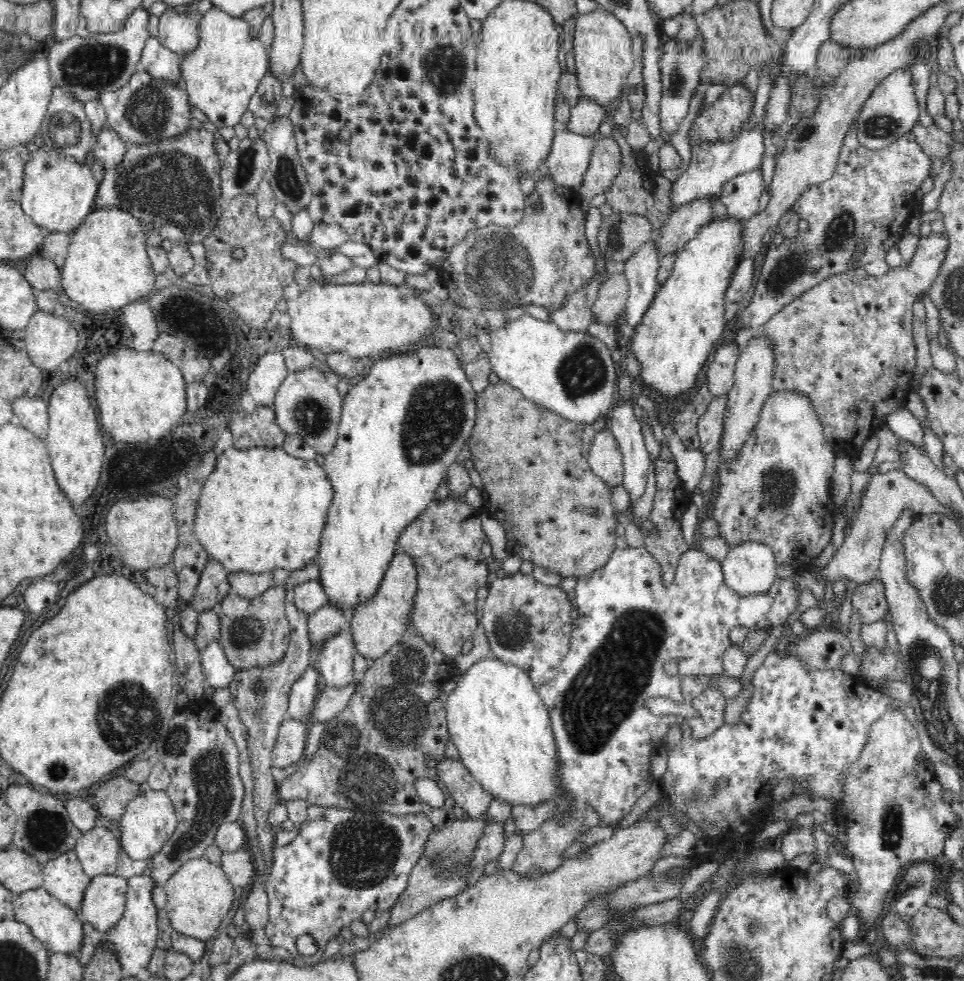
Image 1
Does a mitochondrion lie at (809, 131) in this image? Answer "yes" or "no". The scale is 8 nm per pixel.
yes

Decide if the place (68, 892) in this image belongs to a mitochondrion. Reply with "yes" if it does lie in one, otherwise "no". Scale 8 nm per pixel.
no

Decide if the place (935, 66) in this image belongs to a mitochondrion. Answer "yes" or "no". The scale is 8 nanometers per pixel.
no

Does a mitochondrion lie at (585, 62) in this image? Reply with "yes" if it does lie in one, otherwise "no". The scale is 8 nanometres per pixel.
no

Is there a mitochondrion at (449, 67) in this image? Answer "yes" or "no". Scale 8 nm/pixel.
yes

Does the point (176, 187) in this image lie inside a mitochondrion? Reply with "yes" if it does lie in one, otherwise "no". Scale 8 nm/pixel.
yes

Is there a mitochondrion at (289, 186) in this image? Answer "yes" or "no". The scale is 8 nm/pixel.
yes

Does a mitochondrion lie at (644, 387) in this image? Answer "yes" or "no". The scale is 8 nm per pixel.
no

